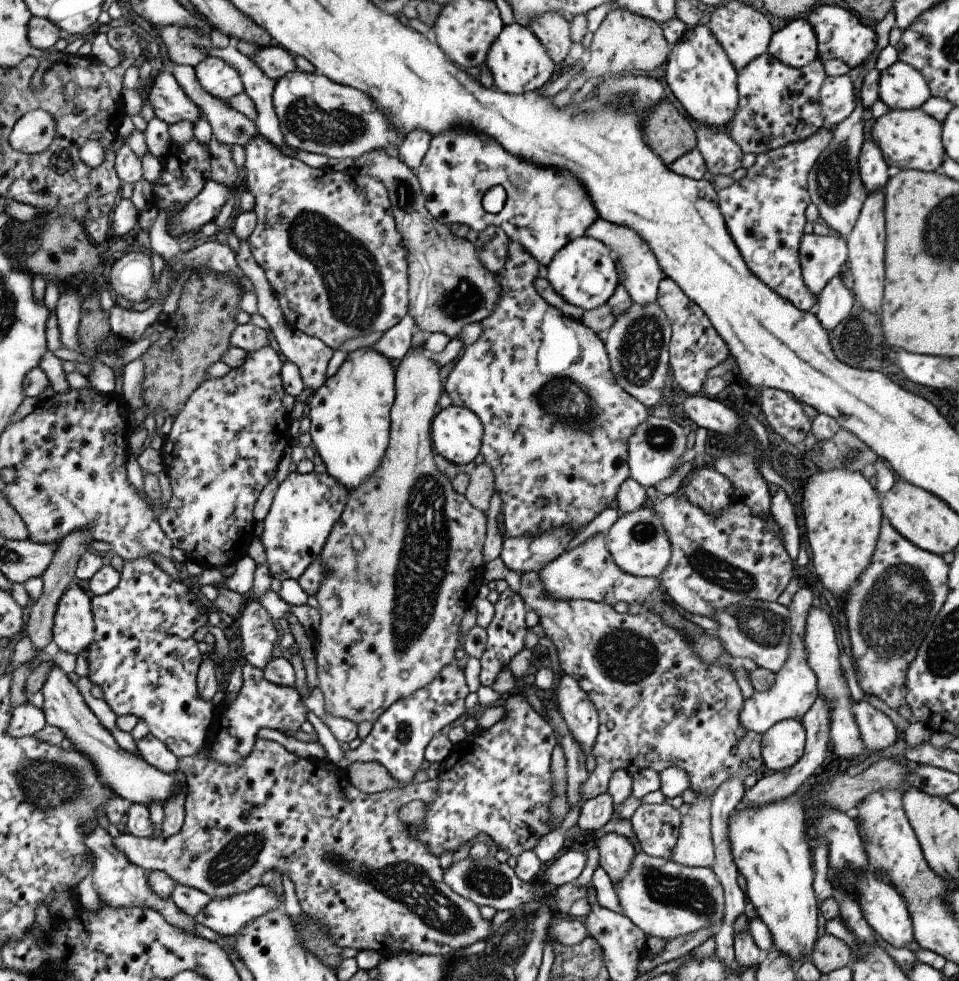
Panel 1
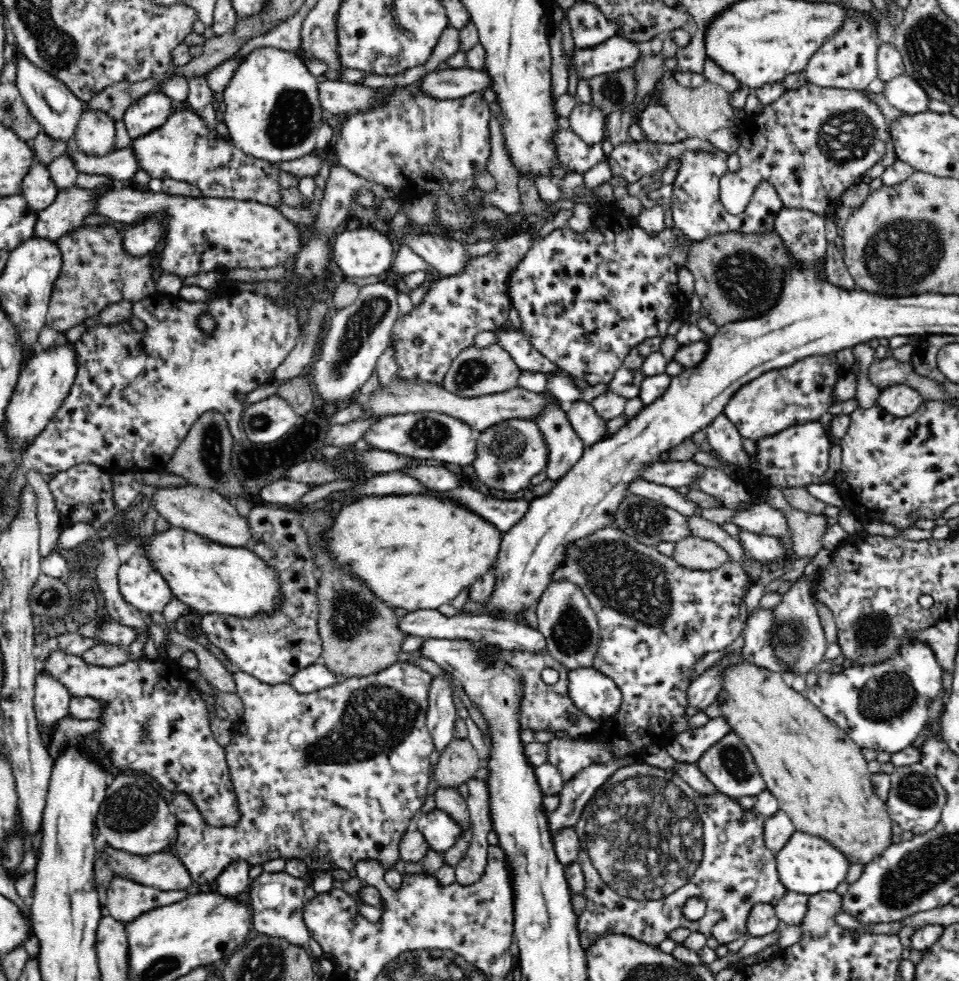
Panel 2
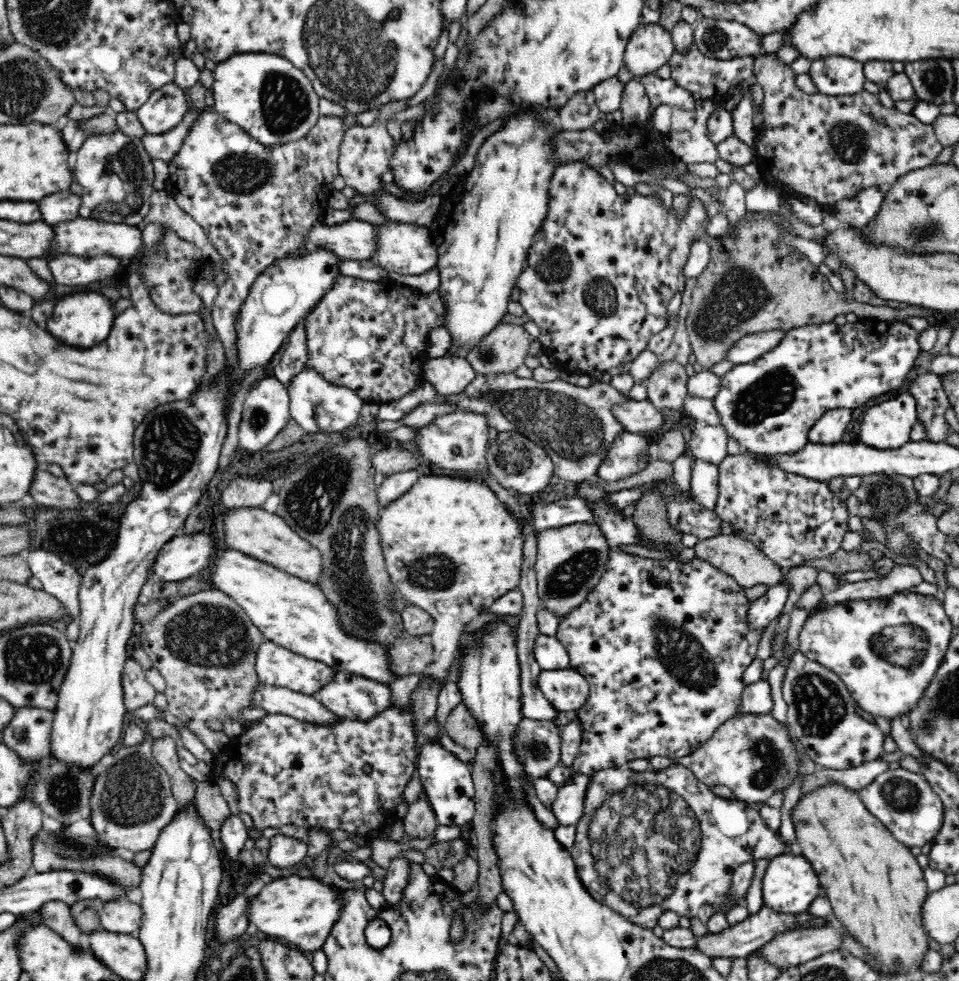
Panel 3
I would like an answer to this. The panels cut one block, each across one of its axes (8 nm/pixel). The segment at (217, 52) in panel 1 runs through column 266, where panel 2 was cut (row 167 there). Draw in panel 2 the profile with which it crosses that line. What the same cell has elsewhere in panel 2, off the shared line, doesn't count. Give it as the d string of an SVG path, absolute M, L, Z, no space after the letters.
M72 144L69 146L66 155L74 159L74 165L76 165L78 172L104 174L117 183L121 180L131 180L132 176L141 169L138 165L138 157L136 157L134 149L130 146L114 150L106 156L90 156L80 152Z

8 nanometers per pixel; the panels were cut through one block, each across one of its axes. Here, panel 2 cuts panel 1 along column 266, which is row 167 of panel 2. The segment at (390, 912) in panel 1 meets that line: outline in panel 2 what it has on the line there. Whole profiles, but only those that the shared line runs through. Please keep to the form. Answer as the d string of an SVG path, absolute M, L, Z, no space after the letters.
M811 82L786 90L778 100L765 105L759 114L747 116L737 127L739 170L719 180L720 200L732 215L745 209L762 180L774 186L784 207L806 209L823 216L833 212L834 203L844 192L861 182L866 170L882 160L890 130L878 104L870 101L864 91L824 88Z

